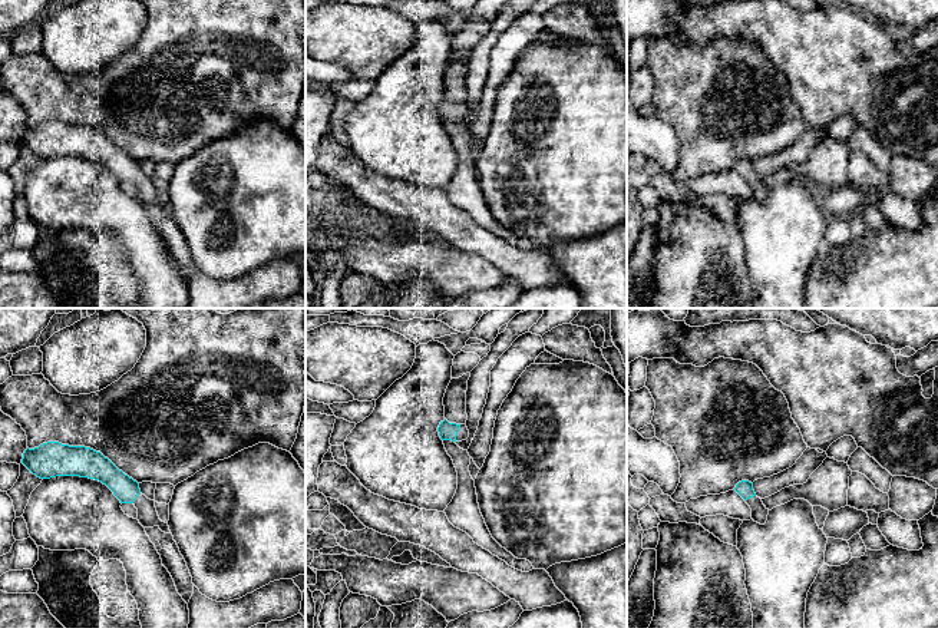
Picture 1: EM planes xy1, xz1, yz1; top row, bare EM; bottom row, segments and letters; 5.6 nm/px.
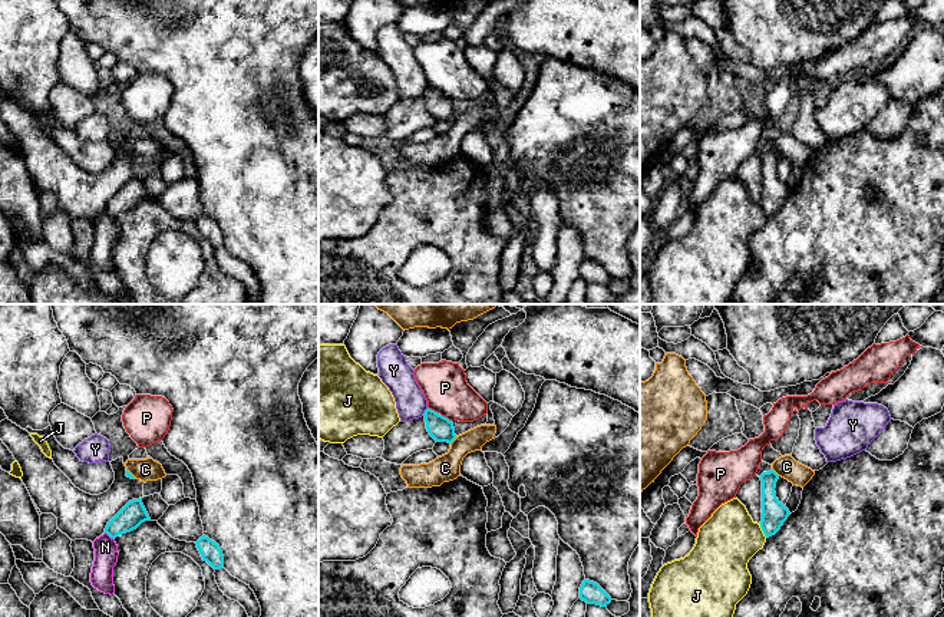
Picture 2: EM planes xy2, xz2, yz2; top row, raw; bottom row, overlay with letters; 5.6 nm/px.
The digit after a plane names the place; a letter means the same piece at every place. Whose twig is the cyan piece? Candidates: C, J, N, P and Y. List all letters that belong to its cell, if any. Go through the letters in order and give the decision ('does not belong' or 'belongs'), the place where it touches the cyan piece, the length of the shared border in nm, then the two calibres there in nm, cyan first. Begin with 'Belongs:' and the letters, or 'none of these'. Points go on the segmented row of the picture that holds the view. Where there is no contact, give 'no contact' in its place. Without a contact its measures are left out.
Belongs: none of these
C: does not belong | xz2 (454, 439) | 60 nm | 140/150 nm
J: does not belong | yz2 (762, 530) | 90 nm | 140/320 nm
N: does not belong | xy2 (109, 535) | 80 nm | 140/130 nm
P: does not belong | xz2 (446, 418) | 90 nm | 140/260 nm
Y: does not belong | xz2 (425, 412) | 60 nm | 140/170 nm

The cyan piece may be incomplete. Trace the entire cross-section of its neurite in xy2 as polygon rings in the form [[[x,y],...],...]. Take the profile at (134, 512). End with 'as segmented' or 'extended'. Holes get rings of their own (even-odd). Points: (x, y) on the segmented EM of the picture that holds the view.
[[[142,498],[129,501],[106,525],[105,532],[110,538],[136,529],[142,522],[151,521]]] | as segmented

